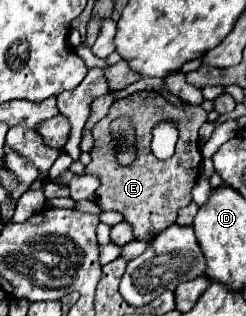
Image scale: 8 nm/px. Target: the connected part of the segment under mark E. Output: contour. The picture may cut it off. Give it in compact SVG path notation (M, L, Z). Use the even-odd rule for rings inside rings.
M142 91L138 93L138 121L136 121L136 97L128 97L126 99L126 113L130 117L130 111L134 107L134 121L130 119L130 123L134 125L134 133L136 133L136 139L134 139L134 147L136 147L136 159L130 163L130 165L120 165L118 159L114 157L114 143L112 143L112 137L110 137L110 131L92 131L92 137L94 137L94 147L90 151L90 157L92 161L86 165L86 171L84 175L94 175L100 179L100 187L96 189L94 193L94 203L100 207L100 209L114 209L114 211L120 211L124 215L124 219L134 227L134 235L136 239L150 239L150 237L156 237L160 231L164 231L166 227L170 227L172 223L176 223L176 215L178 215L178 209L186 207L190 201L192 201L192 195L190 195L190 189L200 173L200 163L202 163L202 153L198 149L198 129L200 125L206 121L206 111L202 107L188 107L188 109L180 109L180 107L174 107L164 95L156 93L156 91ZM166 117L178 117L180 121L180 141L178 141L178 147L176 147L176 153L174 157L166 159L166 161L160 161L156 159L152 153L150 153L150 135L152 135L152 127L166 119Z

